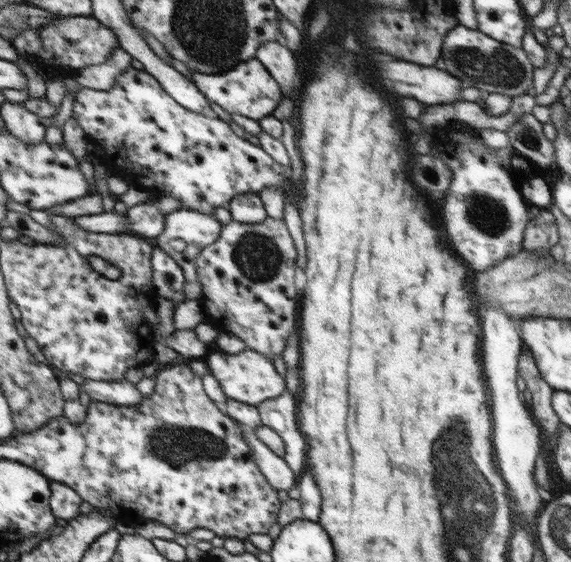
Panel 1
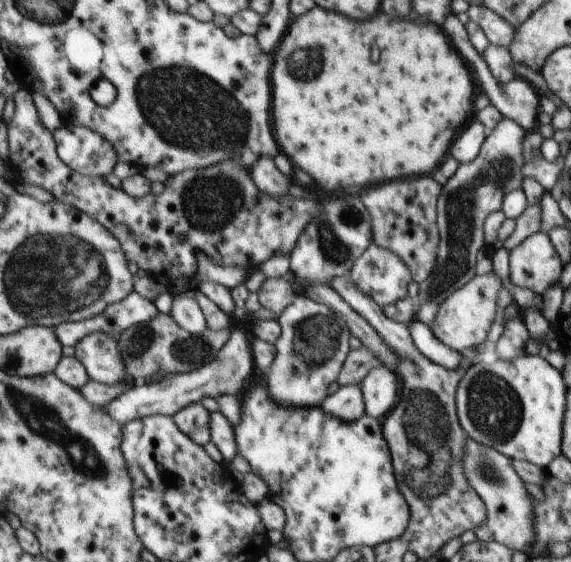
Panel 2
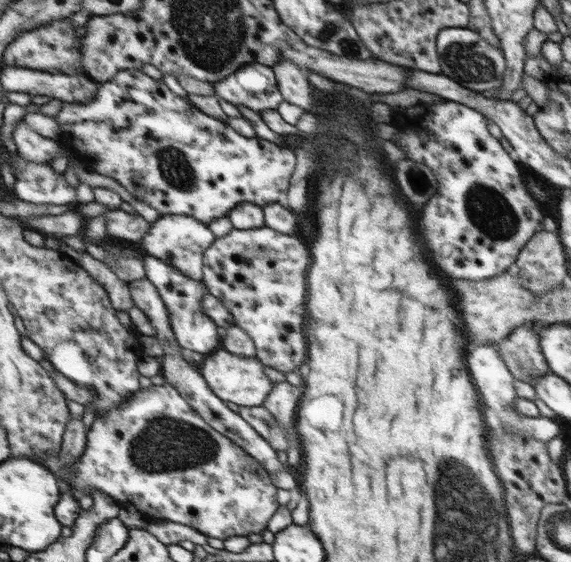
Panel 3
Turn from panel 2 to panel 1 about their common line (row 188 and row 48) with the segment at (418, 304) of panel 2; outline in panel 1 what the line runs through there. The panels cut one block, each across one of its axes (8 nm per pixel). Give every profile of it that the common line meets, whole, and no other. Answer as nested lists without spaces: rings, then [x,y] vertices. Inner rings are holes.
[[[455,25],[441,42],[441,58],[442,69],[461,82],[463,88],[474,86],[484,94],[497,92],[511,98],[523,94],[523,91],[530,92],[532,87],[534,68],[523,50],[496,42],[477,29]]]

